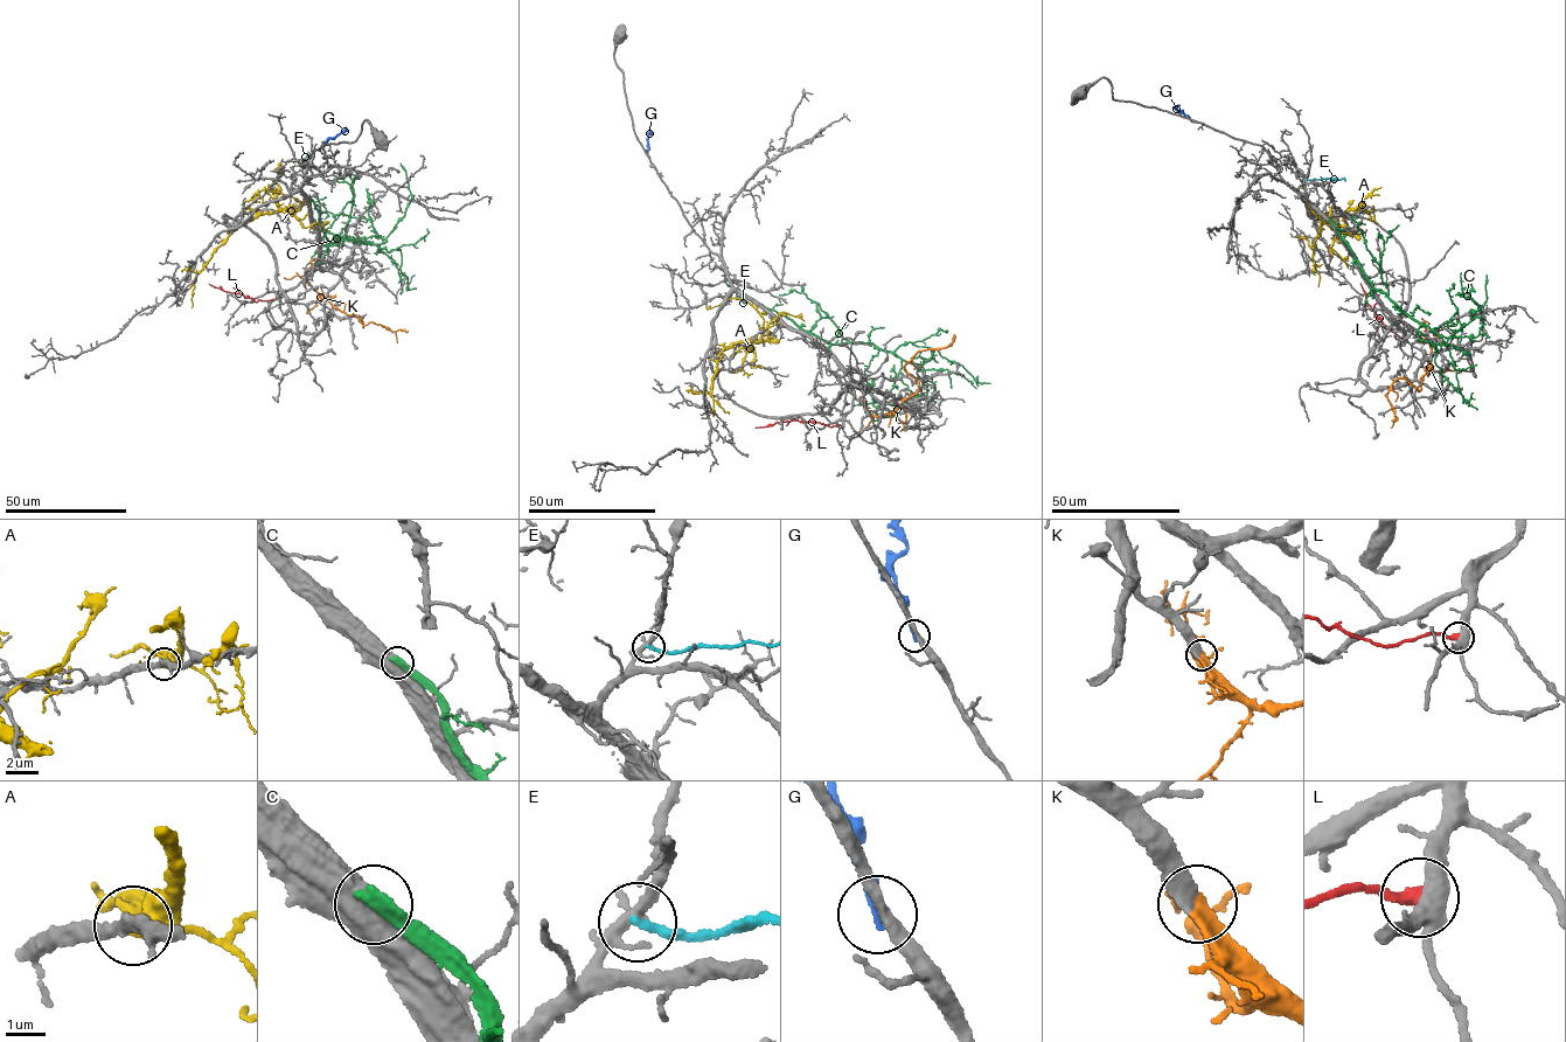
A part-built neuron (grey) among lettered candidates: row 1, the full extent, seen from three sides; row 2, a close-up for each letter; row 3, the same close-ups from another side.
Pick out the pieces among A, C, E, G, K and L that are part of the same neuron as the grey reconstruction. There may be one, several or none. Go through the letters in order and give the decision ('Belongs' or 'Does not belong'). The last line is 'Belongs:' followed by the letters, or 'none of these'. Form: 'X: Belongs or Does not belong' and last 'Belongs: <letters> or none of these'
A: Does not belong
C: Does not belong
E: Does not belong
G: Does not belong
K: Belongs
L: Does not belong
Belongs: K

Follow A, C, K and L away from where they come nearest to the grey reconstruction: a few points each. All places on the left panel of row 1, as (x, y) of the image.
A: (256, 200), (258, 193), (271, 189), (275, 192), (278, 209), (249, 219), (231, 231), (197, 275), (190, 307)
C: (310, 198), (329, 240), (378, 244), (385, 240), (363, 217), (324, 212), (324, 220)
K: (307, 279), (318, 294), (345, 313), (349, 314), (354, 307), (364, 325), (373, 321), (394, 332), (408, 331)
L: (273, 299), (256, 301), (209, 284)

